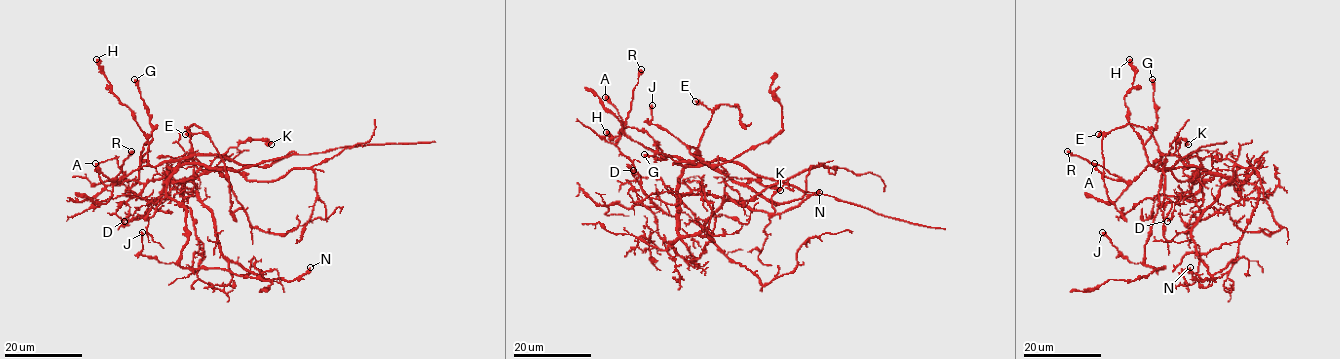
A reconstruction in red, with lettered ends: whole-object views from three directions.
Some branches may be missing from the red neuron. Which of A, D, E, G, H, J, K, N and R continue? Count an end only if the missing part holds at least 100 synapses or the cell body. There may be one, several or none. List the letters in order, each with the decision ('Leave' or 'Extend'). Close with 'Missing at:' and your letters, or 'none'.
A: Extend
D: Leave
E: Leave
G: Leave
H: Leave
J: Leave
K: Leave
N: Leave
R: Leave
Missing at: A

